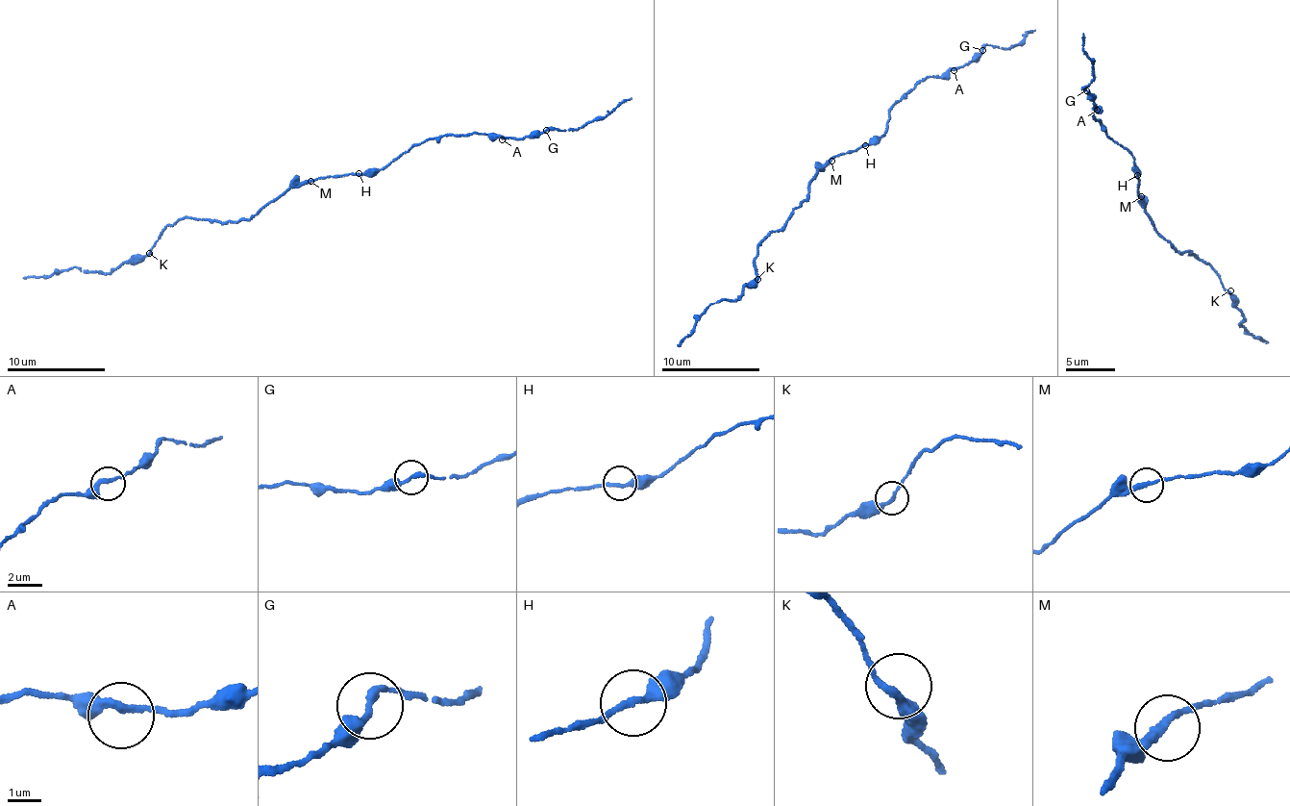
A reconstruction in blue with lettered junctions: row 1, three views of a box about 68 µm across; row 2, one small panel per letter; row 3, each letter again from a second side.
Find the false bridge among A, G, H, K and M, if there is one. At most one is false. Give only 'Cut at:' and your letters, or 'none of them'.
Cut at: none of them

